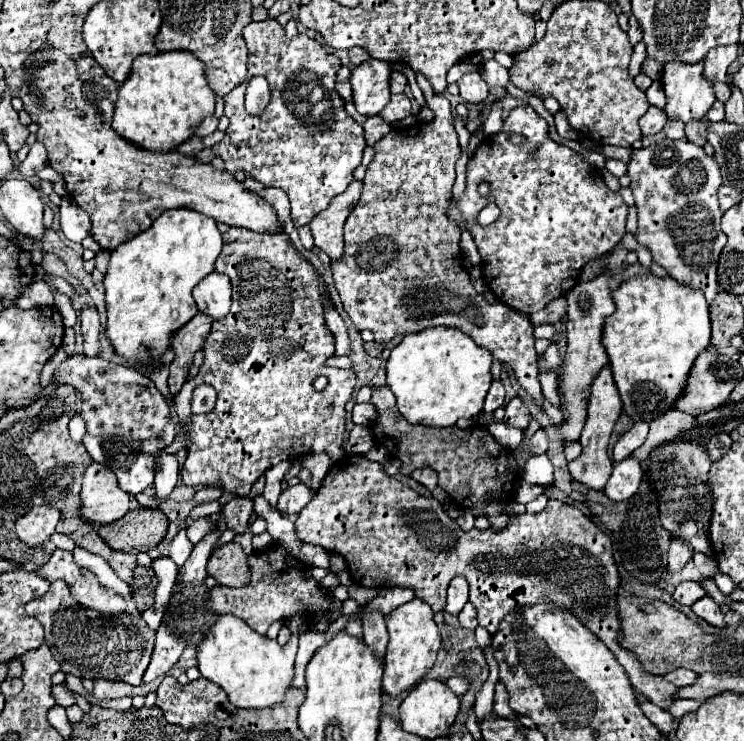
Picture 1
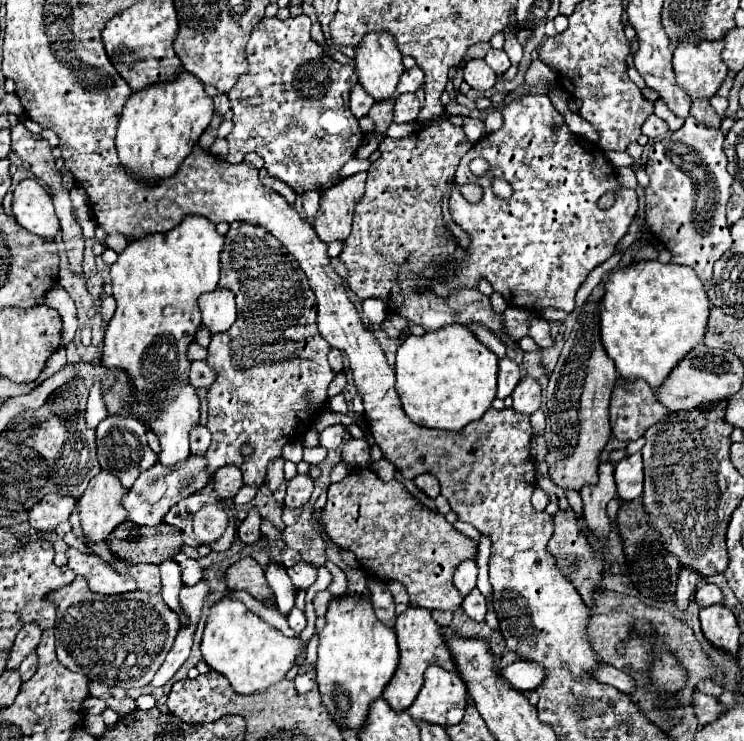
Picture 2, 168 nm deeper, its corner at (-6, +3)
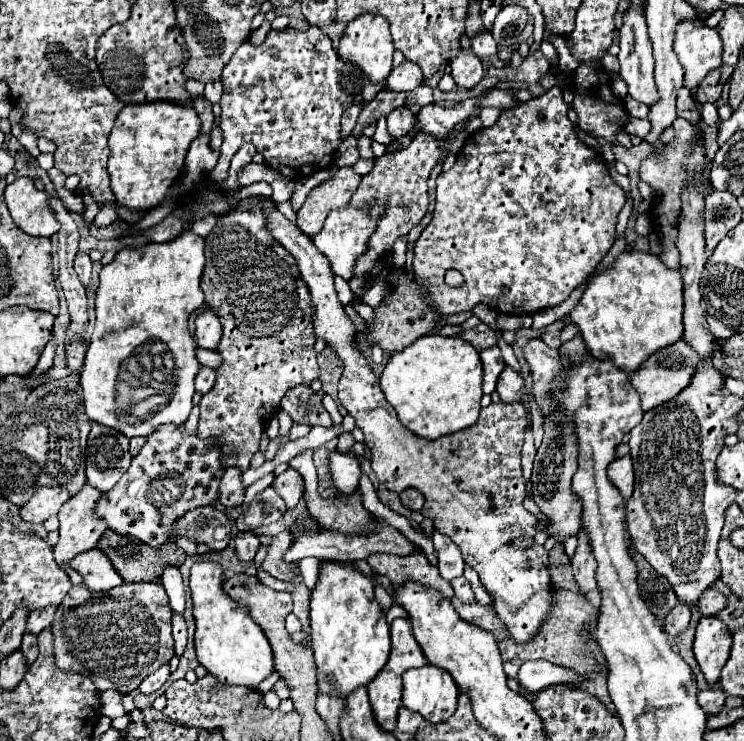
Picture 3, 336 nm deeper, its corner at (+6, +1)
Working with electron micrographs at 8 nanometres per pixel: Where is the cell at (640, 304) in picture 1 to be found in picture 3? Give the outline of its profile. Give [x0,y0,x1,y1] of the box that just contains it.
[570,252,682,374]

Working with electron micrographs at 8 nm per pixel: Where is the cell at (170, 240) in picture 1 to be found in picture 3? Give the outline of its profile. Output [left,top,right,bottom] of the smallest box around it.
[80,230,204,438]

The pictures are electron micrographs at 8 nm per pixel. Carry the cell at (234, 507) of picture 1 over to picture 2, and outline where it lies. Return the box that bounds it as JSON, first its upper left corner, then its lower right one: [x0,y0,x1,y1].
[238,510,262,544]

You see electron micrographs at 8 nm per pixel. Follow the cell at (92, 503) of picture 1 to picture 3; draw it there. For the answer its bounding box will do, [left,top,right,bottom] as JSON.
[54,484,108,564]

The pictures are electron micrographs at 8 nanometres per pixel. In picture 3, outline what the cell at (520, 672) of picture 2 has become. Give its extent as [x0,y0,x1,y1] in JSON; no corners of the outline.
[518,660,582,692]

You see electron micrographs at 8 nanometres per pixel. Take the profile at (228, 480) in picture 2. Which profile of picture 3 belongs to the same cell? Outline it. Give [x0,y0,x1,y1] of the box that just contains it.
[218,468,244,506]

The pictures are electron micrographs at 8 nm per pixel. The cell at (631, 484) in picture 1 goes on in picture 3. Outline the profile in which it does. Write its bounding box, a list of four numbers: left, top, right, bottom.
[608,456,634,500]

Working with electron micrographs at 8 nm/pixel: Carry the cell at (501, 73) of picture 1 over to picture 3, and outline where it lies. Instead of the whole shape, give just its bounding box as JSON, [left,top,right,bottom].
[472,32,506,68]

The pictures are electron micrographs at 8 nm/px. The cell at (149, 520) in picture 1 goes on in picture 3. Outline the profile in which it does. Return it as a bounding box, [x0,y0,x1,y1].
[96,528,186,582]

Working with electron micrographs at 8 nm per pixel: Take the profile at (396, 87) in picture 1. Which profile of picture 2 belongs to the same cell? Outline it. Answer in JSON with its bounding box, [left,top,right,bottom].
[398,66,424,94]

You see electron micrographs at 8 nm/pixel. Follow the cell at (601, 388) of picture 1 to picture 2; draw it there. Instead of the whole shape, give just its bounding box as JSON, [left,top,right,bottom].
[580,464,616,540]

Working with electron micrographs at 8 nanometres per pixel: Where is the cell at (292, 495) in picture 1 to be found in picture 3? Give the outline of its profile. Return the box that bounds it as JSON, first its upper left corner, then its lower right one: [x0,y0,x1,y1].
[272,468,304,508]

